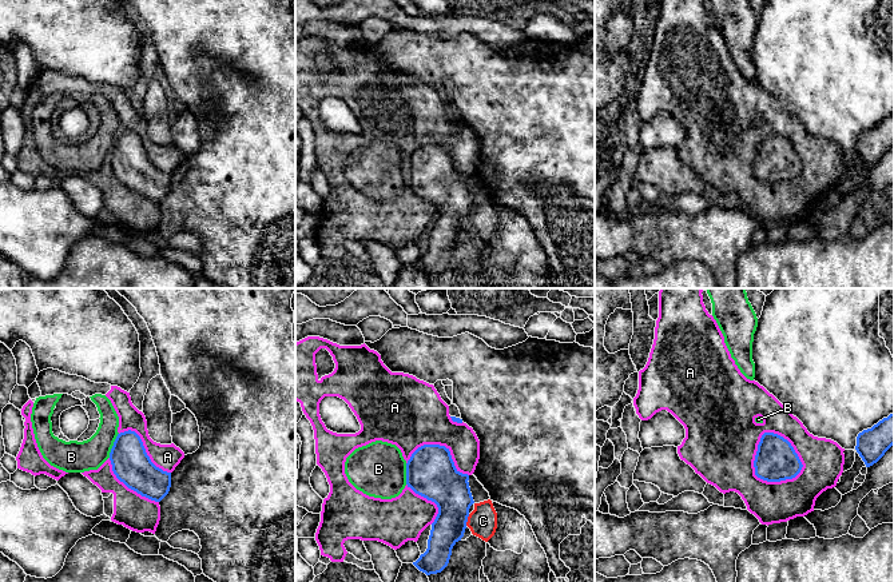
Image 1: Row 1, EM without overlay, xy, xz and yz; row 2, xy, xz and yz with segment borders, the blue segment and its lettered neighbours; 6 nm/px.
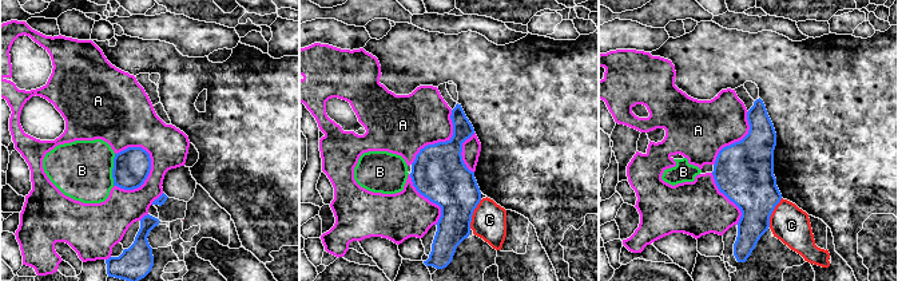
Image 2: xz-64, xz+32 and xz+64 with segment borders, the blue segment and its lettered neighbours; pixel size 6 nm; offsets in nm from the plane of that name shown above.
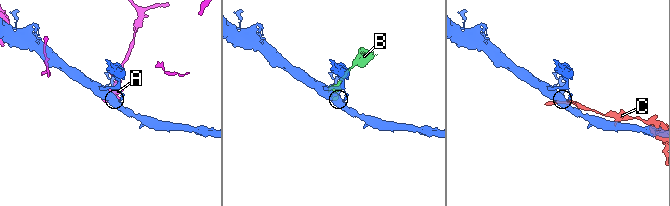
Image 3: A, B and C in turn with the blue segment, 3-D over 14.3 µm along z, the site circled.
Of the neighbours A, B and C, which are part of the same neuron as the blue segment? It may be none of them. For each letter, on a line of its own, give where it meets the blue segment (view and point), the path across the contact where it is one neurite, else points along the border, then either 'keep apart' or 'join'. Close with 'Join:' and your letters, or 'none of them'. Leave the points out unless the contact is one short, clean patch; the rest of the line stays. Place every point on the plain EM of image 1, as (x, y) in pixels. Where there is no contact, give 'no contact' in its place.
A: meets blue in yz at (793, 150); keep apart
B: meets blue in xy at (114, 146); border along xy (118, 134), (108, 158); keep apart
C: meets blue in xz at (467, 220); border along xz (469, 215), (465, 226); keep apart
Join: none of them

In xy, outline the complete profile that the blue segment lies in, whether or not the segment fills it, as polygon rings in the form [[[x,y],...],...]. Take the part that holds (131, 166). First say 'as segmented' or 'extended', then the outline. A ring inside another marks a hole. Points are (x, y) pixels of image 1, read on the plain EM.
as segmented; [[[135,132],[118,135],[110,154],[112,172],[128,190],[160,203],[170,192],[171,174],[156,168]]]

